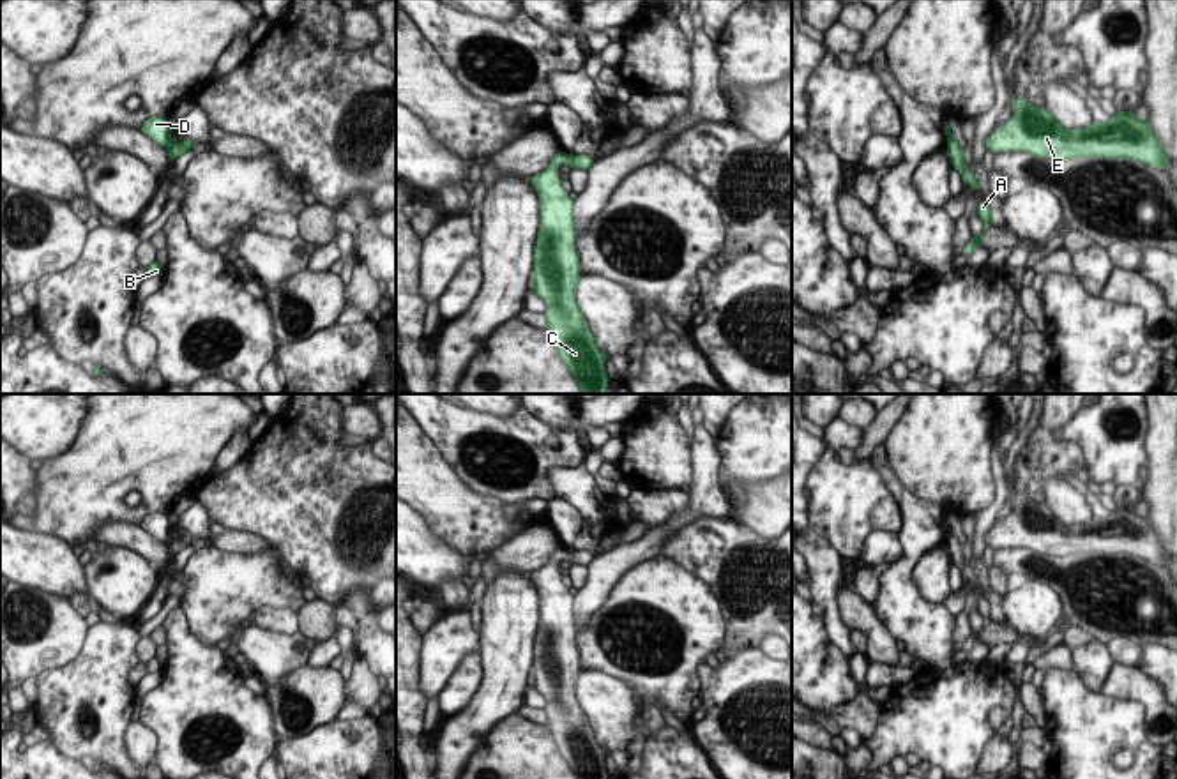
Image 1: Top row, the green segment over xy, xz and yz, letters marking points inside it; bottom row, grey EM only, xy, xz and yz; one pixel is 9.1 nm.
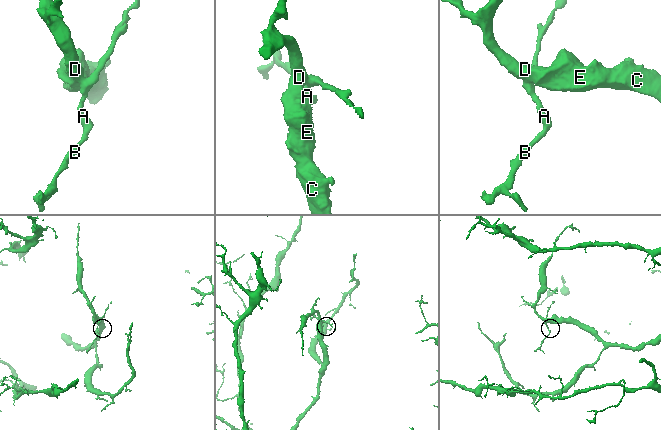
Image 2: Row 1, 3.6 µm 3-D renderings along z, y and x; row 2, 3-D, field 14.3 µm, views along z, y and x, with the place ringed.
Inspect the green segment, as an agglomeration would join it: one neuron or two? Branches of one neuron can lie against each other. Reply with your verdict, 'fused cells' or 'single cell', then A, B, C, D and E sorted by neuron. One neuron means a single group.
single cell | A B C D E

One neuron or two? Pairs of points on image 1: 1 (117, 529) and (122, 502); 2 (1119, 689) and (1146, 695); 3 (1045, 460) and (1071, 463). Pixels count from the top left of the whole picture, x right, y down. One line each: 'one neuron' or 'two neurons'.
1: two neurons
2: one neuron
3: one neuron

